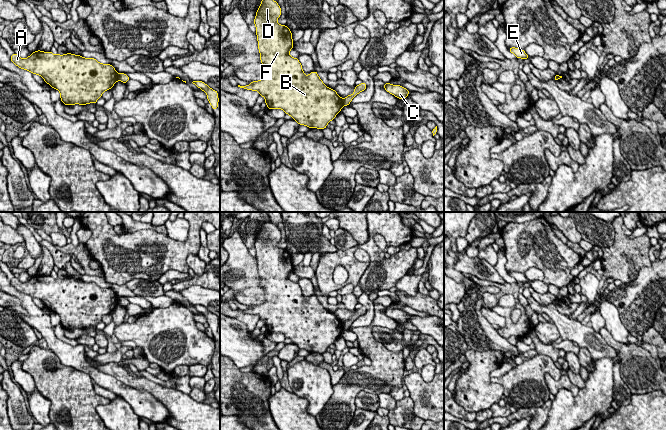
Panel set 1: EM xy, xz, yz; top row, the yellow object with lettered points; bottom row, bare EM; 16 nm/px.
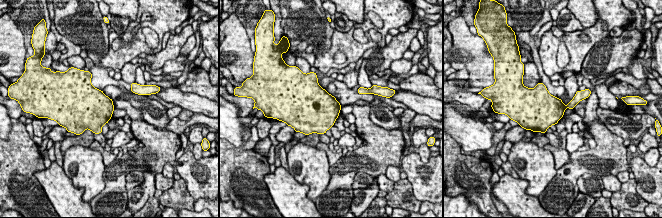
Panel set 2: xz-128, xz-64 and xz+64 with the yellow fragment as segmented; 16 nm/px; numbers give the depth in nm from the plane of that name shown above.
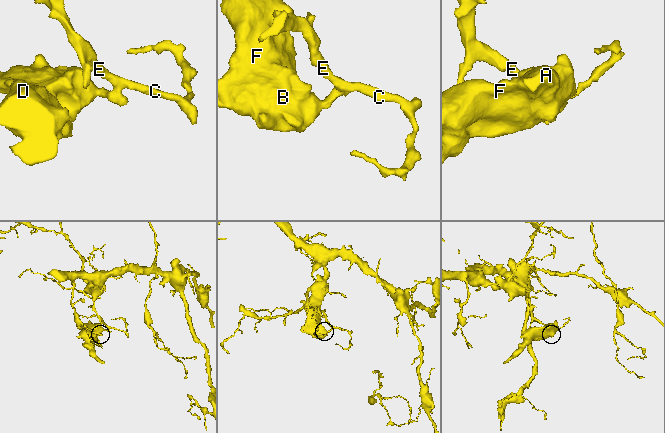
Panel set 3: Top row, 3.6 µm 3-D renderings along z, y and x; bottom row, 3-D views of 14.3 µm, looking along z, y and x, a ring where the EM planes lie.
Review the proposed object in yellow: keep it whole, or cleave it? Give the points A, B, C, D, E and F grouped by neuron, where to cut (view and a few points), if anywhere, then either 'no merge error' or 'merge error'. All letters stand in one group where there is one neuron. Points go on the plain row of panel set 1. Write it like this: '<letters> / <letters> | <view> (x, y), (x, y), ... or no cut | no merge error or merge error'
A B D F / C E | xz (342, 323), (344, 329) | merge error

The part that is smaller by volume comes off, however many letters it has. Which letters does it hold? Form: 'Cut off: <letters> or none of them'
Cut off: A, B, D, F

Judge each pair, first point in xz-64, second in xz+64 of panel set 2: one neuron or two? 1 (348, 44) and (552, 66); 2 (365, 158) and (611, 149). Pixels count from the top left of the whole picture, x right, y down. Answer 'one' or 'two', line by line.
1: one
2: one

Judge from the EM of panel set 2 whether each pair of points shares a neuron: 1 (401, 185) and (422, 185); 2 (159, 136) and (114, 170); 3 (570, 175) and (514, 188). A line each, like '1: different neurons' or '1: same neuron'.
1: different neurons
2: same neuron
3: different neurons

